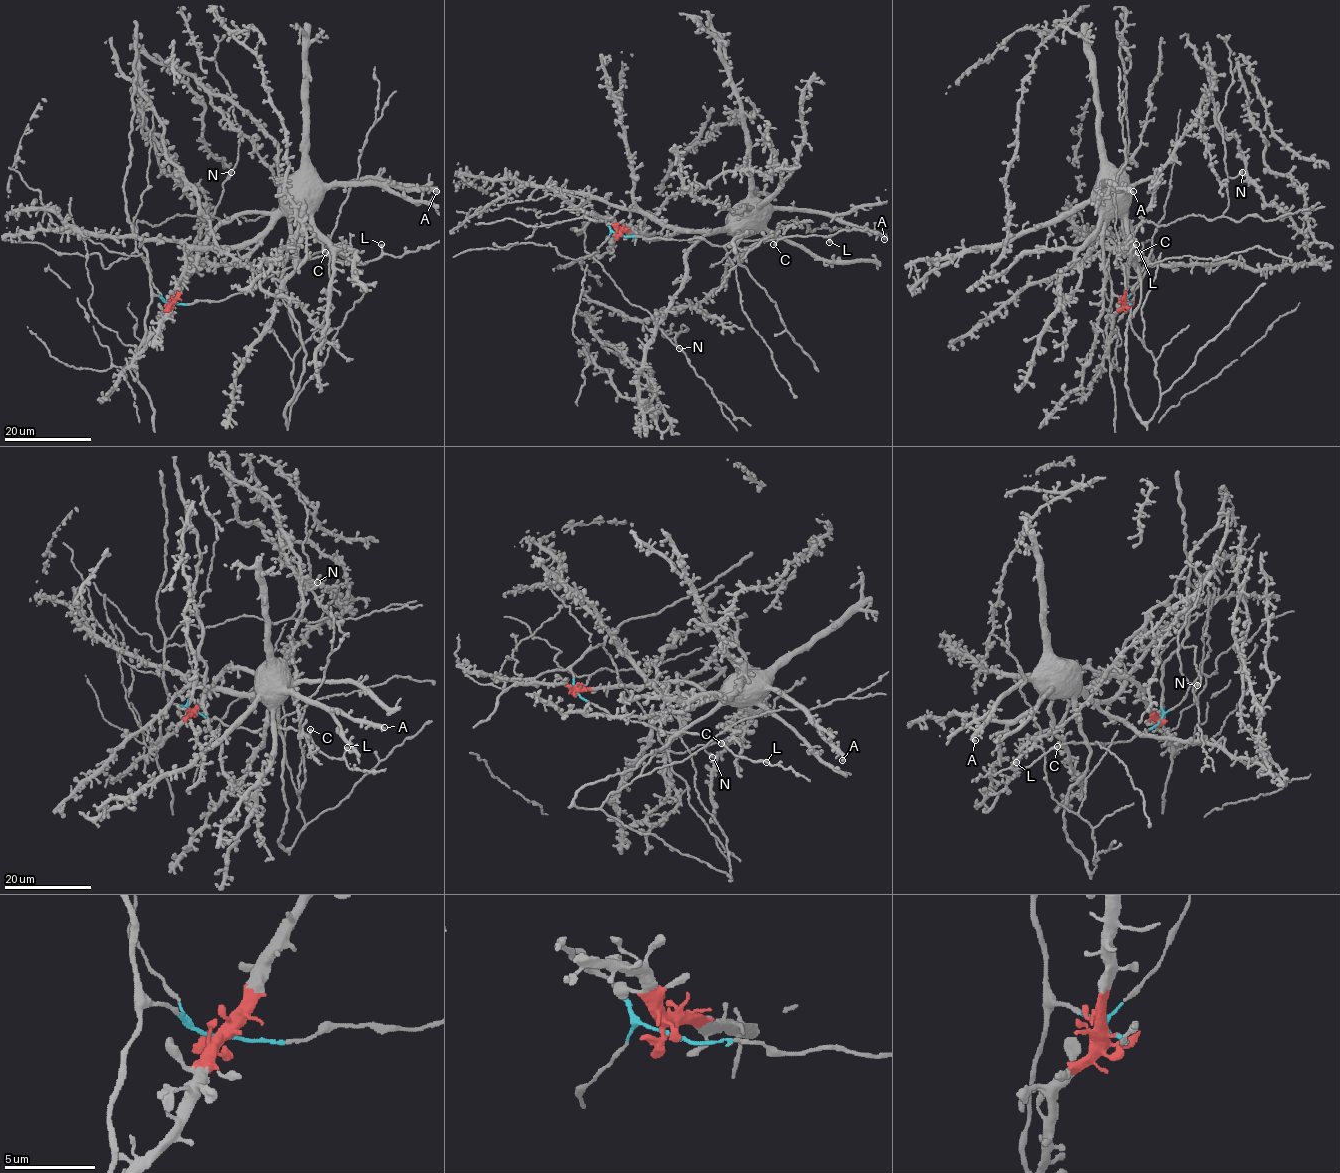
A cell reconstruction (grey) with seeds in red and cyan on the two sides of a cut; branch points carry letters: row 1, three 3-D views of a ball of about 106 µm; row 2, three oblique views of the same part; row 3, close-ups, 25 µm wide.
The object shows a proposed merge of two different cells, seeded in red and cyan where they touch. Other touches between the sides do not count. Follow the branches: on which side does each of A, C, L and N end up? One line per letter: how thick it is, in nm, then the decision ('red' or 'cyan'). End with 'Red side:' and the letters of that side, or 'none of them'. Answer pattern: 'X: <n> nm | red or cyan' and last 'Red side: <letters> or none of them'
A: 320 nm | red
C: 320 nm | cyan
L: 400 nm | cyan
N: 420 nm | cyan
Red side: A

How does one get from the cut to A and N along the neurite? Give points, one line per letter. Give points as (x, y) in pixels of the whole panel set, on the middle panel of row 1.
A: (619, 235), (663, 239), (740, 230), (778, 210), (812, 210), (884, 239)
N: (619, 235), (596, 214), (584, 230), (585, 250), (632, 304), (646, 311), (667, 334), (674, 332), (680, 349)

